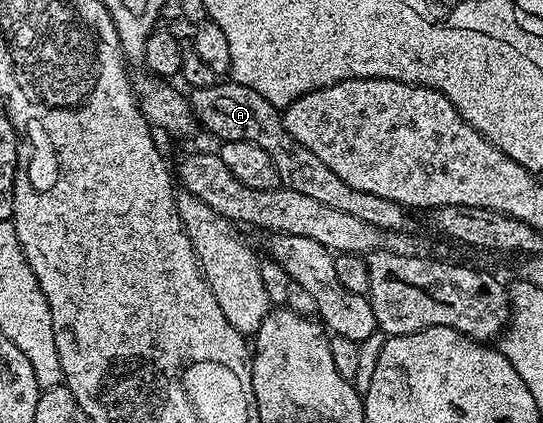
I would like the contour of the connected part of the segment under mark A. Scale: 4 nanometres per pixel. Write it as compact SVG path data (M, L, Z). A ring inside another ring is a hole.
M216 82L212 86L190 88L188 92L190 108L194 118L203 129L207 128L219 141L243 140L260 146L260 150L268 153L272 163L276 165L276 174L282 179L281 187L296 190L296 194L305 194L308 198L316 198L316 202L324 202L324 206L333 206L335 210L344 210L344 214L353 214L364 222L372 222L372 226L387 230L398 230L408 216L407 209L392 202L388 198L373 196L367 192L356 190L344 182L308 146L296 142L282 121L282 112L273 106L256 90L248 90L248 86L233 82ZM226 83L226 84L222 84Z

